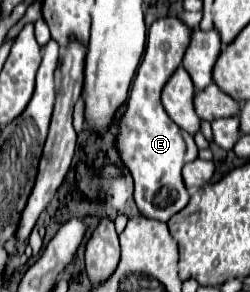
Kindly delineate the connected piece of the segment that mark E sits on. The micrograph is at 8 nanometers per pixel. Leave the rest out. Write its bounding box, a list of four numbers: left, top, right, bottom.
[117,16,199,222]

